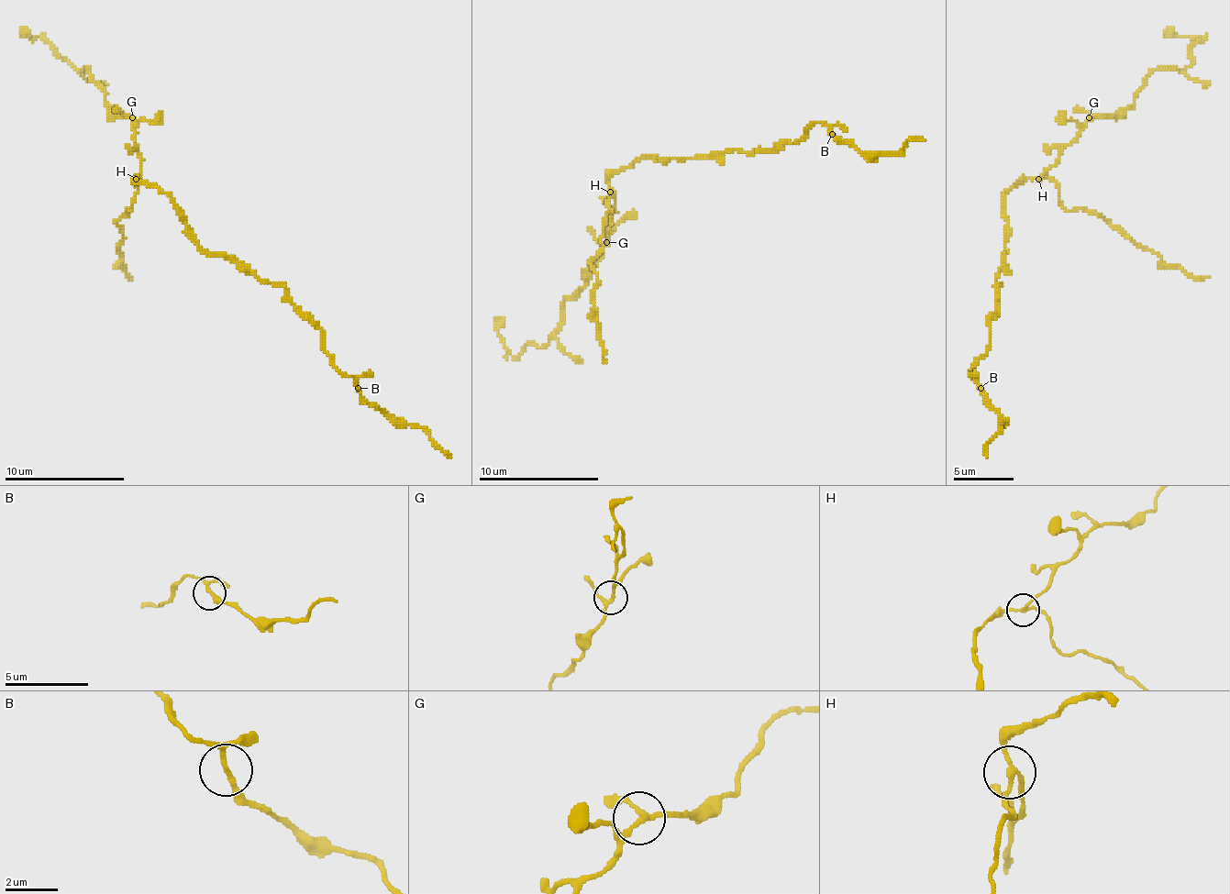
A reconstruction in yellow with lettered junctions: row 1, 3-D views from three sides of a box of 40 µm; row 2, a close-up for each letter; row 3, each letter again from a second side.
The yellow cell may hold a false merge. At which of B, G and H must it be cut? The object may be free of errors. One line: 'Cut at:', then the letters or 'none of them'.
Cut at: H

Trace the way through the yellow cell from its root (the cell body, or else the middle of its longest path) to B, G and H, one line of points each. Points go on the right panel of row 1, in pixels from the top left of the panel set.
B: (1005, 216), (1008, 241), (1005, 265), (996, 280), (999, 298), (990, 322), (990, 349), (969, 373), (980, 388)
G: (1005, 216), (1005, 196), (1025, 178), (1041, 178), (1056, 162), (1059, 154), (1077, 136), (1080, 126), (1089, 117)
H: (1005, 216), (1005, 196), (1025, 178), (1038, 178)

